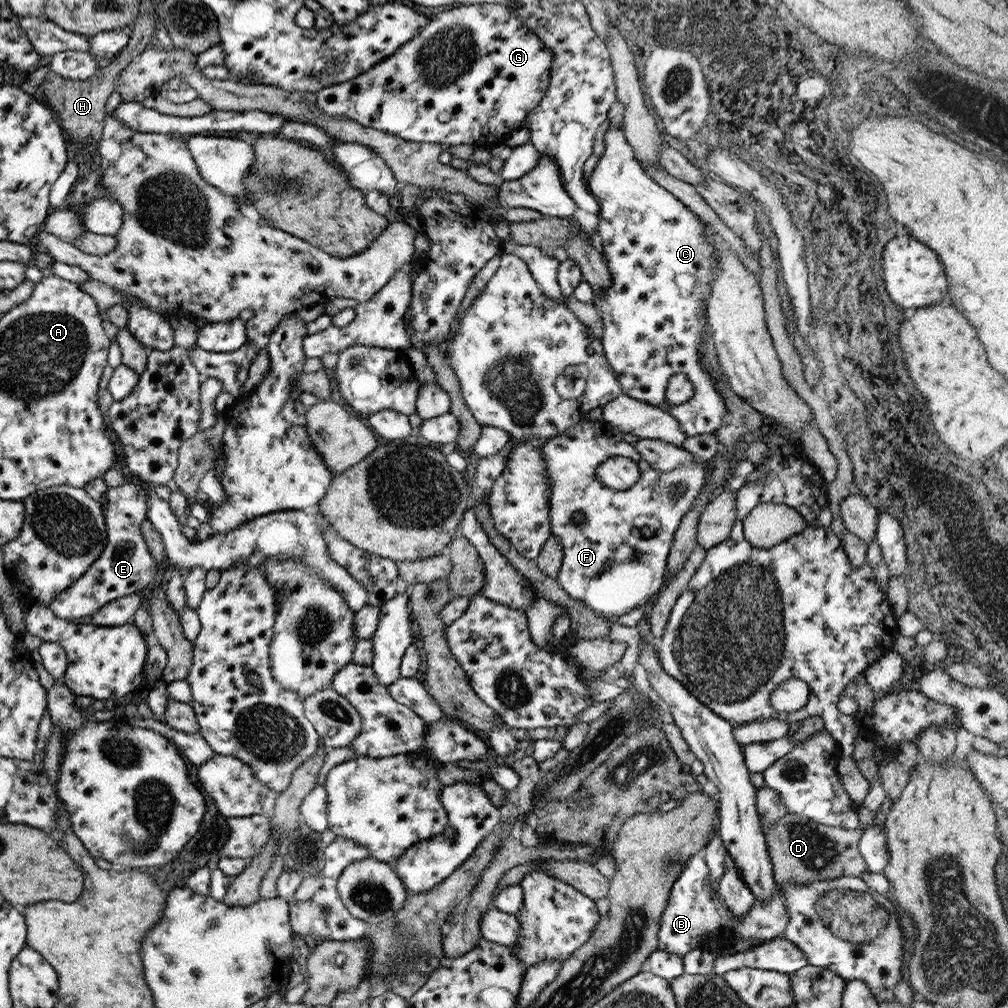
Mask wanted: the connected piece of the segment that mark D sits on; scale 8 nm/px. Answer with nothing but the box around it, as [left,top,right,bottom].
[760,806,873,887]

